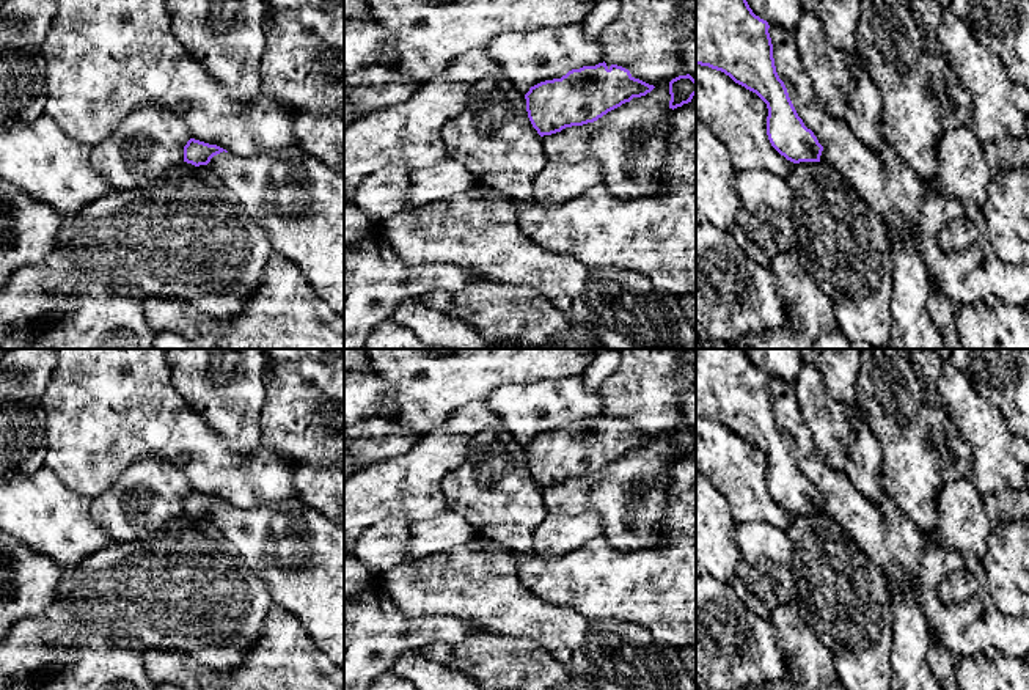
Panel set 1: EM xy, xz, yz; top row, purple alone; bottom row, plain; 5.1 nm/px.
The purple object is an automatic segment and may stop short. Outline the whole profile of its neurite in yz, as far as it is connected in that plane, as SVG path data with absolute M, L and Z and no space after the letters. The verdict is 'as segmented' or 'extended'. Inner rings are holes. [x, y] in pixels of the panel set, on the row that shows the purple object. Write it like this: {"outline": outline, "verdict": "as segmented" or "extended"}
{"outline": "M696 0L696 64L724 72L767 104L767 135L781 156L793 163L820 162L823 146L798 116L776 72L768 28L746 0Z", "verdict": "as segmented"}

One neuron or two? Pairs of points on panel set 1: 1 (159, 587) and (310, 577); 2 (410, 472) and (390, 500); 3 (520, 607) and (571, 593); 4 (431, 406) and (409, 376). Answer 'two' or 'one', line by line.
1: two
2: one
3: two
4: one

